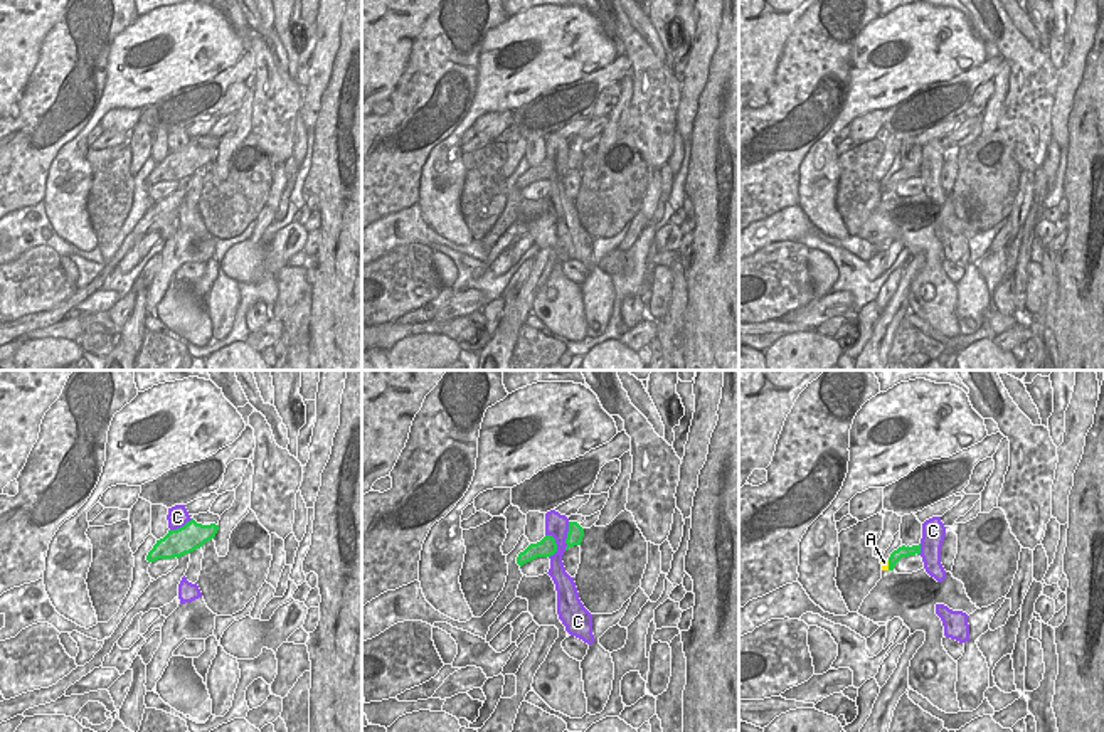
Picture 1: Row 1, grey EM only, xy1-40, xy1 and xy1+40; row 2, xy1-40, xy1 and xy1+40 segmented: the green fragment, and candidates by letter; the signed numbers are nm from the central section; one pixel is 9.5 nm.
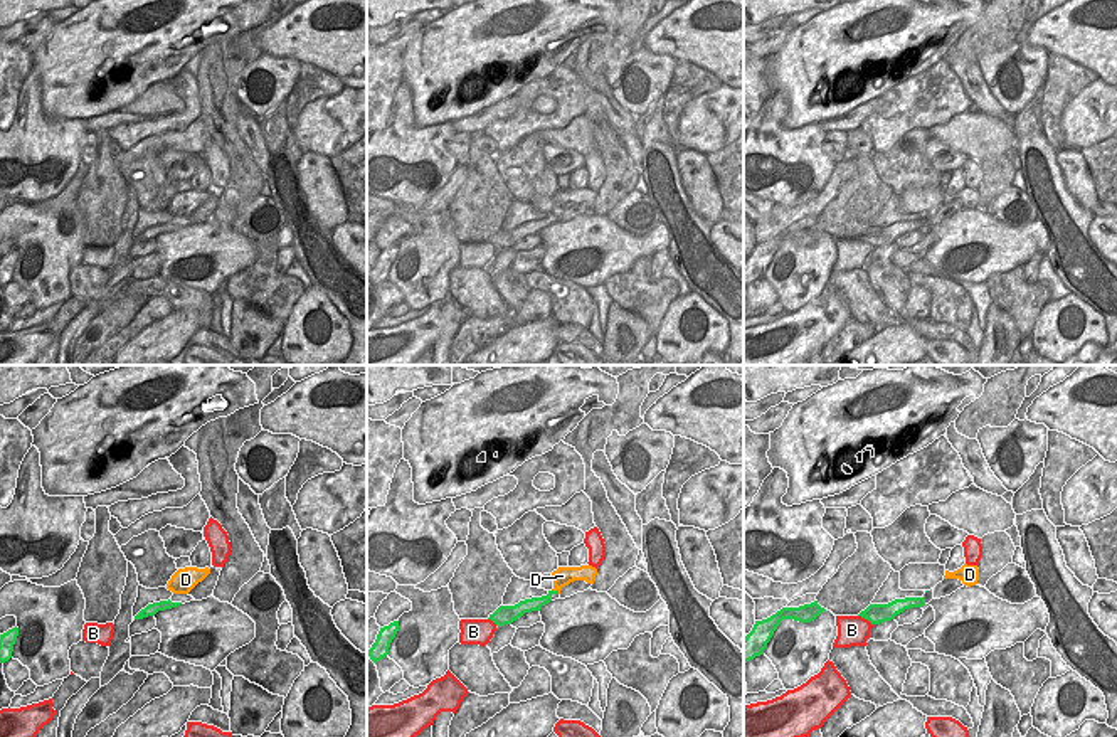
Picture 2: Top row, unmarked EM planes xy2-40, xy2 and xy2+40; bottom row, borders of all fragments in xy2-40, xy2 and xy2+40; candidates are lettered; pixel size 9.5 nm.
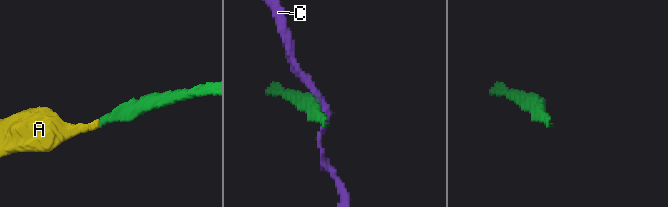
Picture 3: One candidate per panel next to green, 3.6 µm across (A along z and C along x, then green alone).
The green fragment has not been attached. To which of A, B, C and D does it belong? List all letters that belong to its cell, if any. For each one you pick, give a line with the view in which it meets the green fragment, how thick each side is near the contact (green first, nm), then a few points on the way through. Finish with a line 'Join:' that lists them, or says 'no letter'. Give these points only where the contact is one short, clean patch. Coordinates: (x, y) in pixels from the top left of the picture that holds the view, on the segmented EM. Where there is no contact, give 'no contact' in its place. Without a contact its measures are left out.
A: meets green in xy1+40; 120 nm thick on the green side, 60 nm on the other
Join: A

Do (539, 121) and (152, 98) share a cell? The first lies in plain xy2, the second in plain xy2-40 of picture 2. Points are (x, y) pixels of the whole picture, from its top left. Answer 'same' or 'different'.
different

